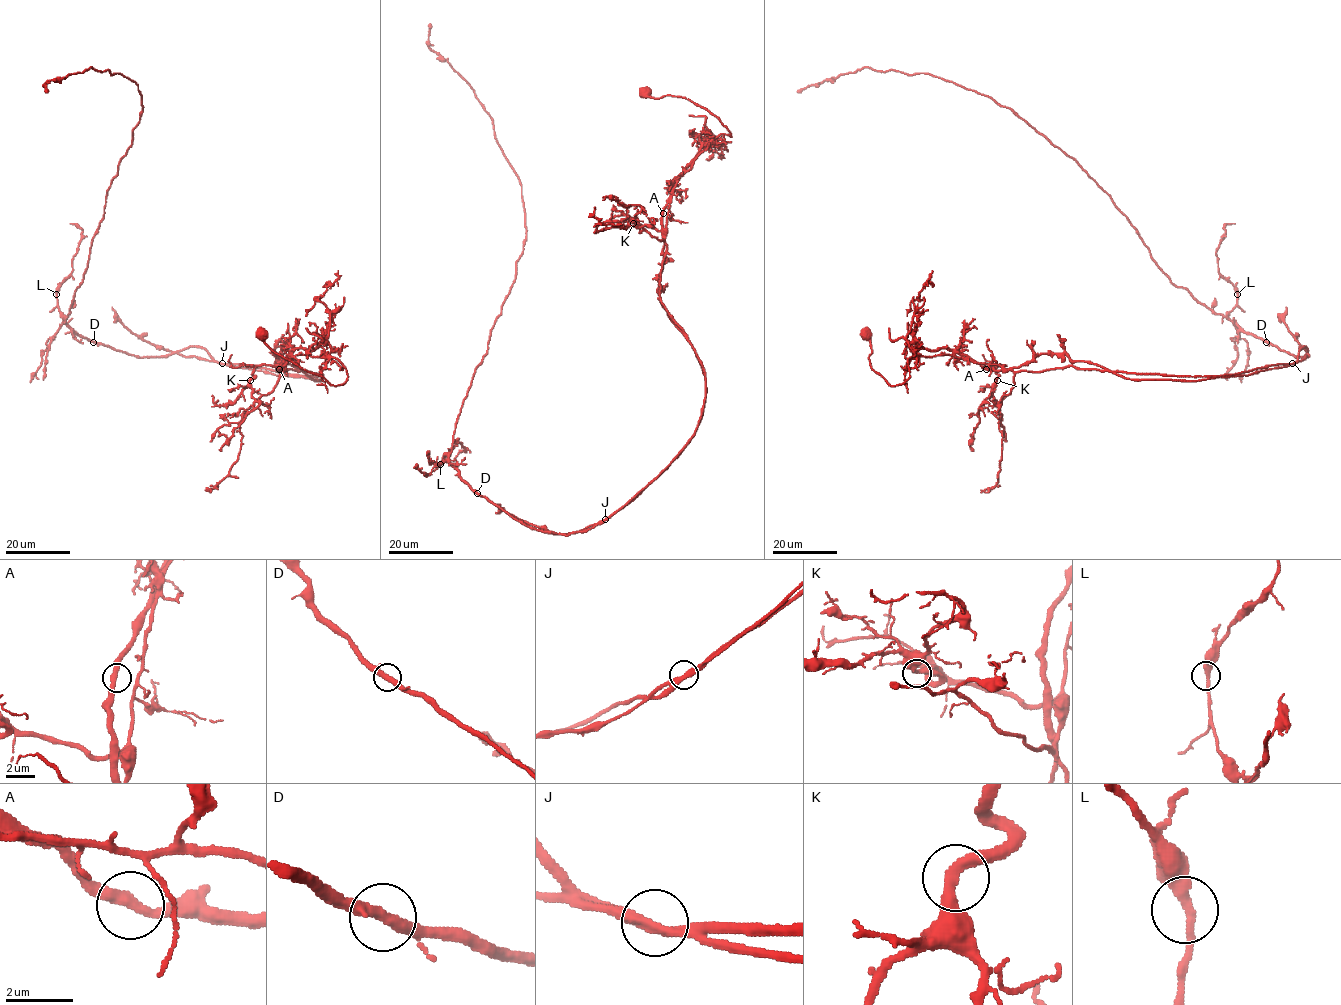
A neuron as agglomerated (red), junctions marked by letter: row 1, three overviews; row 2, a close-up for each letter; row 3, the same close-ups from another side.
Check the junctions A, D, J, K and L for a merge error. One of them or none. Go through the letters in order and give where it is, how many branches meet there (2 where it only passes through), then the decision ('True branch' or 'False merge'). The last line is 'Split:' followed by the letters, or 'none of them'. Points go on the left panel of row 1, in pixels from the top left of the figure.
A: Place: (279, 369). Branches: 2. True branch
D: Place: (93, 342). Branches: 2. True branch
J: Place: (222, 363). Branches: 2. False merge
K: Place: (250, 380). Branches: 2. True branch
L: Place: (56, 294). Branches: 2. True branch
Split: J

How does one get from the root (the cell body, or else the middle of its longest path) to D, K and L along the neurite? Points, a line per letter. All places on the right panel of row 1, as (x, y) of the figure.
D: (864, 334), (870, 368), (891, 385), (918, 355), (1185, 376), (1308, 356), (1266, 342)
K: (864, 334), (870, 368), (891, 385), (909, 378), (908, 359), (918, 355), (1004, 365), (996, 368), (997, 380)
L: (864, 334), (870, 368), (891, 385), (918, 355), (1185, 376), (1308, 356), (1231, 321), (1237, 294)

